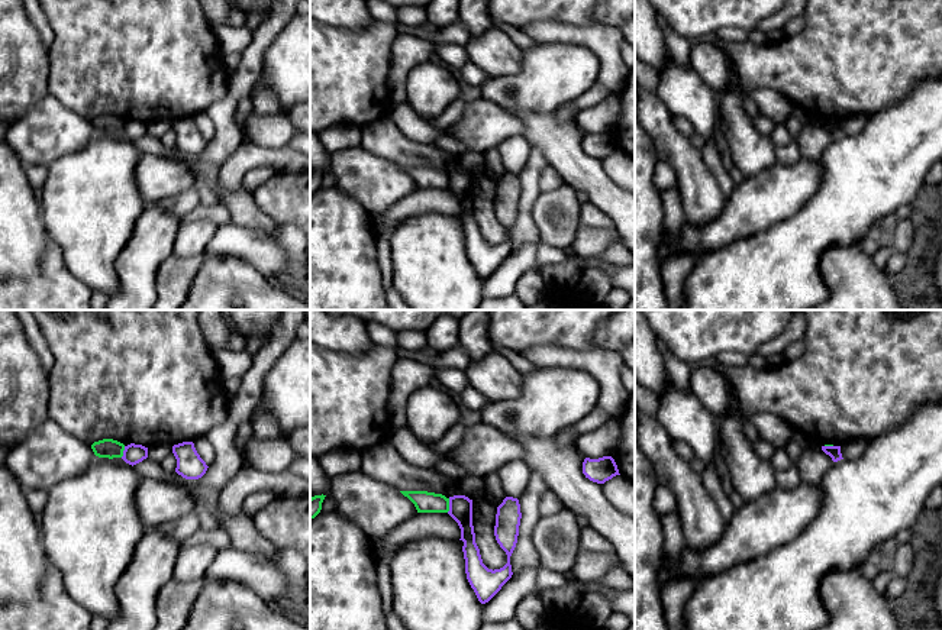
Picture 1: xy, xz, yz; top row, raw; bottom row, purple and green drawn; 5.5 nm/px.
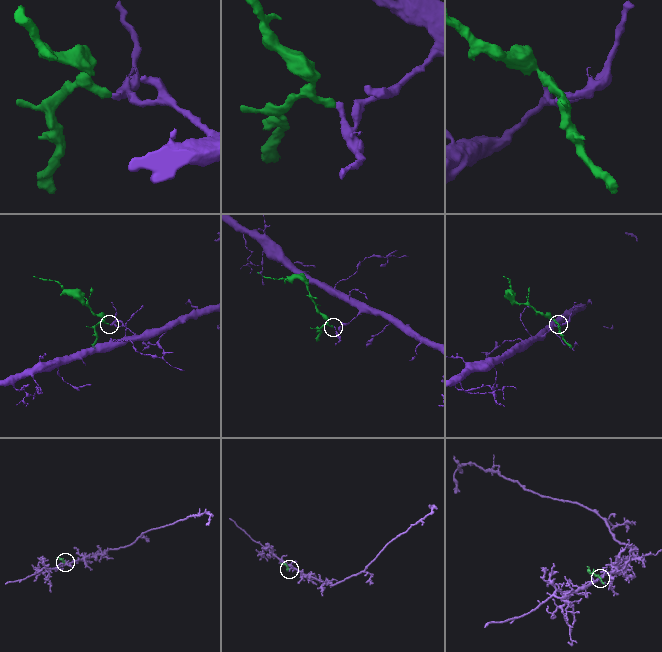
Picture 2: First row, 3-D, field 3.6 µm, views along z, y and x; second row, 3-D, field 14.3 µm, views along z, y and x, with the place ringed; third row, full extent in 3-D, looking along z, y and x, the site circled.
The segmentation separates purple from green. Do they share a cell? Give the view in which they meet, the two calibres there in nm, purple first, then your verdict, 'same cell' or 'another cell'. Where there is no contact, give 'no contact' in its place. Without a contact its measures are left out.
xz | 130/120 nm | another cell

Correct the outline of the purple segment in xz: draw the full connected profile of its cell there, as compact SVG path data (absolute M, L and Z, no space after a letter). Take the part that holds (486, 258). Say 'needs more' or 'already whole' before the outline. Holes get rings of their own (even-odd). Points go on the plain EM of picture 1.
already whole; M465 171L449 172L448 190L458 198L462 227L465 235L467 255L481 280L488 278L501 262L512 253L510 232L516 223L520 201L520 180L517 174L506 172L497 182L494 211L507 230L507 239L500 245L488 245L481 235L475 219L472 201L472 175Z

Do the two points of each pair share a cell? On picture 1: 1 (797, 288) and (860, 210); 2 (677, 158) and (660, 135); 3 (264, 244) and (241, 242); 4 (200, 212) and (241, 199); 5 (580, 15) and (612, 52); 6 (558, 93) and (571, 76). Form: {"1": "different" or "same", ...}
{"1": "same", "2": "same", "3": "same", "4": "different", "5": "different", "6": "same"}

